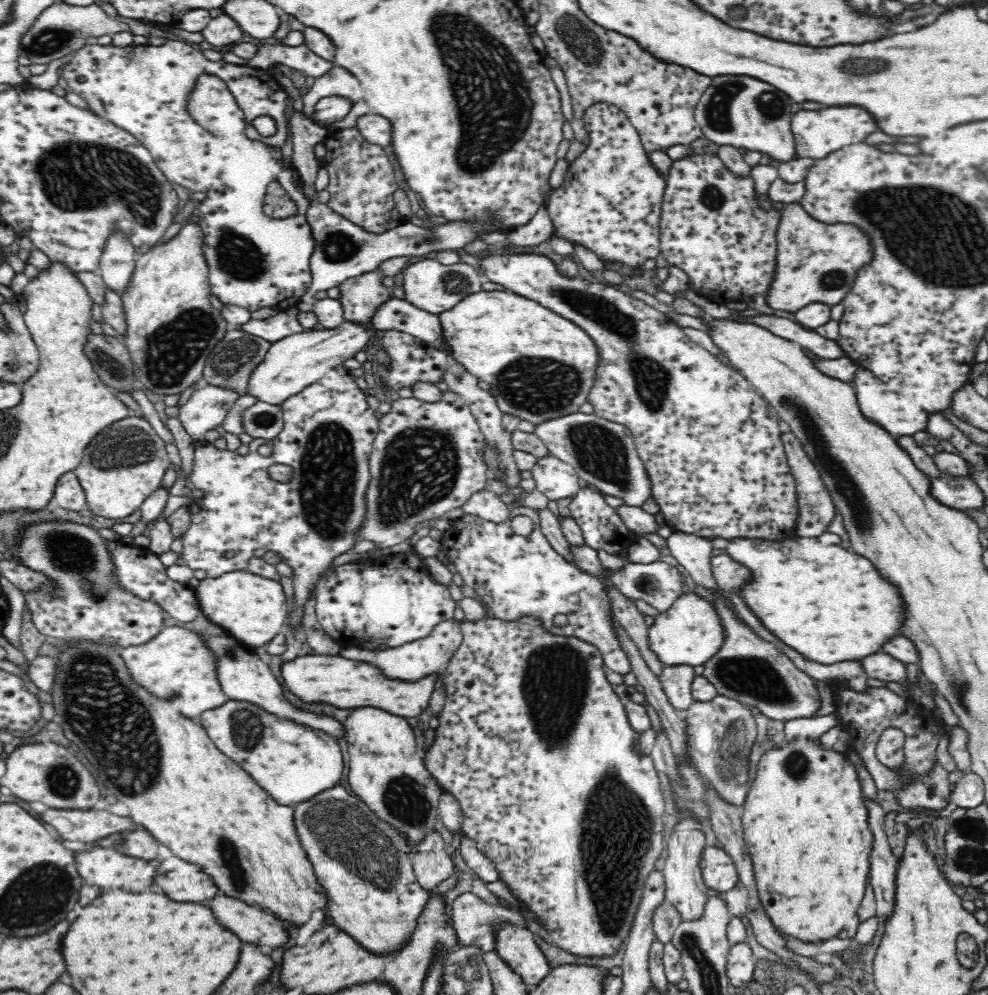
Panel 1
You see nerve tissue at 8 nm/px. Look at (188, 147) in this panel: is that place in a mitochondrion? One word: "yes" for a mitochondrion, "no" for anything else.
yes

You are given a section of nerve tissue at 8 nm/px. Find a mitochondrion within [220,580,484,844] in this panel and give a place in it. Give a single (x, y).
(404, 799)

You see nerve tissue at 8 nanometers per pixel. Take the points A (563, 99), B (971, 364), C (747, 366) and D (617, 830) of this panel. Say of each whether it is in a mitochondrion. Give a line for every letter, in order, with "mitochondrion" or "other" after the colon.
A: other
B: other
C: other
D: mitochondrion

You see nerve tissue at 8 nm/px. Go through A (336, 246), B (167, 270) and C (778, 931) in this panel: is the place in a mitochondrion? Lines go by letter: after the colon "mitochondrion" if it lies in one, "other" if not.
A: mitochondrion
B: other
C: other

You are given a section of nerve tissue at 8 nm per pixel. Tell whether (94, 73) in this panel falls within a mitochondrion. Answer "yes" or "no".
no

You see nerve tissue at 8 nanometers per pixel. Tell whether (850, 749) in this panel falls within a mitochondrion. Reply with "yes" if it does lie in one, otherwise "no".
no

